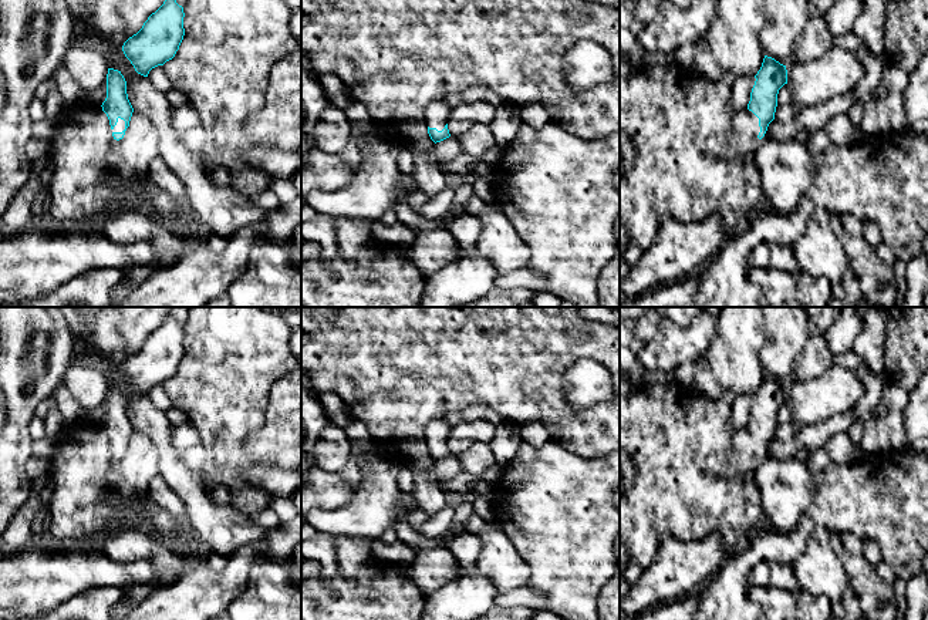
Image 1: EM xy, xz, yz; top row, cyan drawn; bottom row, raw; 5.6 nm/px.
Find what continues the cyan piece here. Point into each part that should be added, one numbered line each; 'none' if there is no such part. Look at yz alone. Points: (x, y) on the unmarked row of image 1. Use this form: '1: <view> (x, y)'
1: yz (742, 457)

